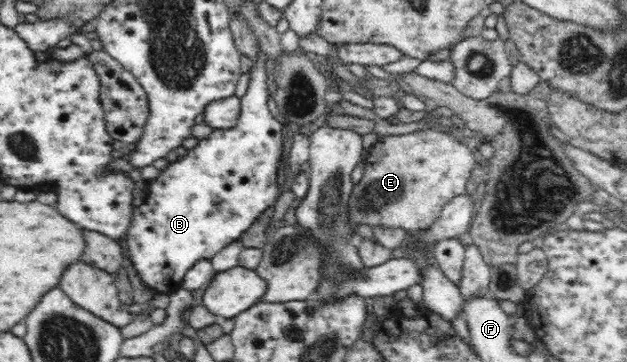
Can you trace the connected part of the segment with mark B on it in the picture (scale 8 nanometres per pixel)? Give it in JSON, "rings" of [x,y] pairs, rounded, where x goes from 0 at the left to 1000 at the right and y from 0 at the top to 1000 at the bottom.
{"rings":[[[415,135],[411,146],[411,169],[405,174],[400,188],[400,221],[394,260],[384,268],[384,315],[376,351],[368,356],[343,356],[340,367],[329,384],[322,384],[308,412],[300,414],[298,428],[285,436],[279,448],[273,448],[263,467],[255,470],[254,486],[246,500],[236,506],[238,528],[234,550],[223,569],[214,577],[211,594],[211,613],[206,624],[204,646],[201,649],[201,666],[206,685],[206,713],[212,724],[215,749],[222,762],[222,771],[228,782],[239,793],[244,809],[250,812],[271,812],[289,790],[292,768],[298,749],[301,749],[314,724],[322,715],[335,718],[344,699],[349,699],[352,688],[362,682],[375,663],[381,663],[384,646],[394,638],[407,608],[429,572],[435,575],[439,558],[448,536],[453,530],[447,522],[445,494],[445,445],[448,445],[448,428],[451,428],[451,351],[445,334],[437,329],[432,307],[427,296],[427,238],[426,238],[426,202],[424,177],[427,157]]]}

